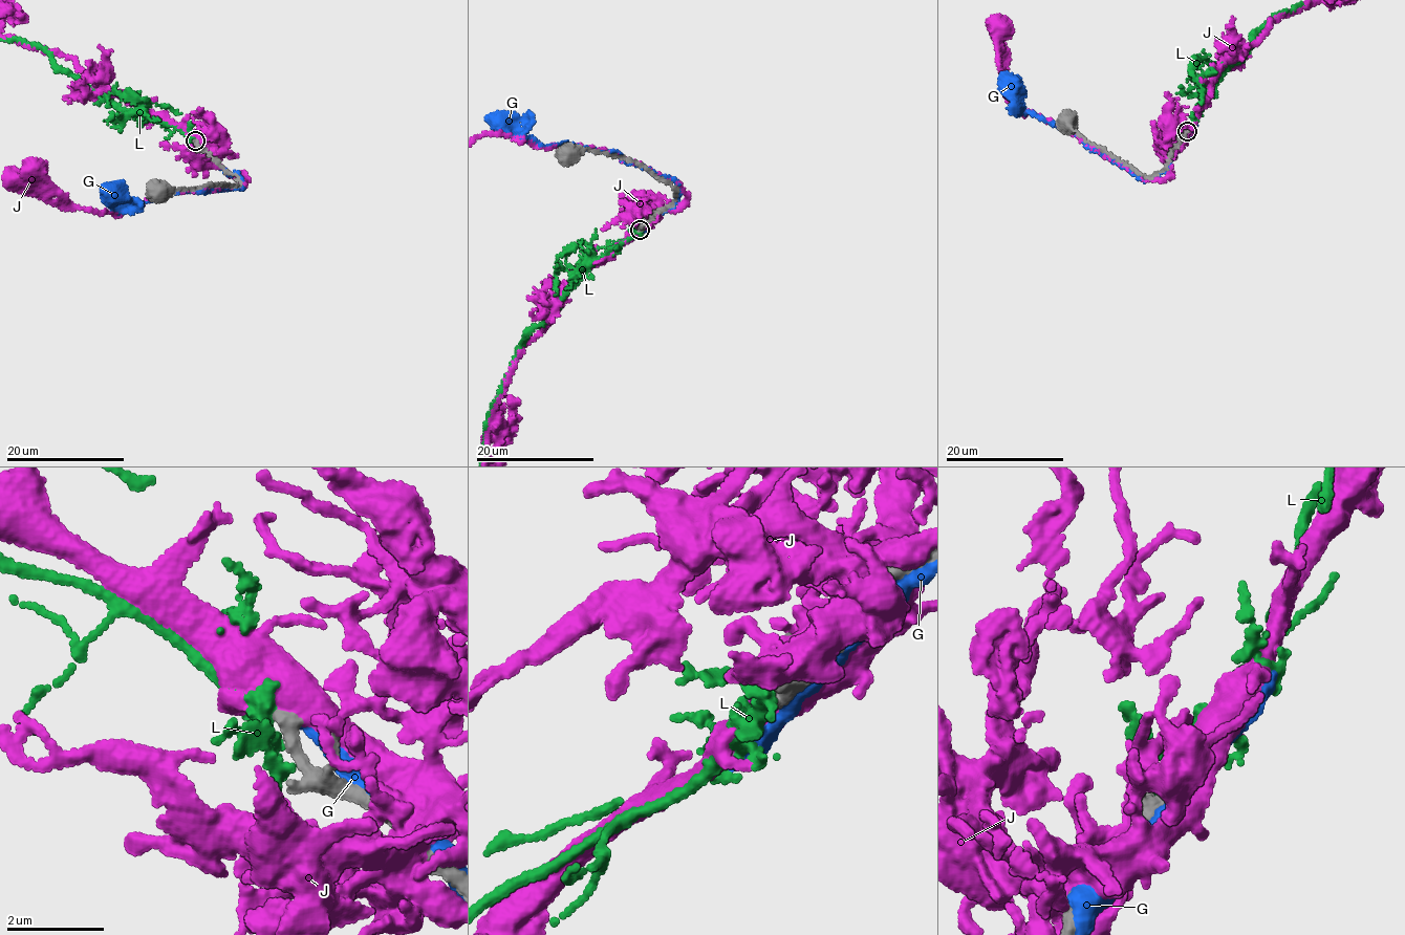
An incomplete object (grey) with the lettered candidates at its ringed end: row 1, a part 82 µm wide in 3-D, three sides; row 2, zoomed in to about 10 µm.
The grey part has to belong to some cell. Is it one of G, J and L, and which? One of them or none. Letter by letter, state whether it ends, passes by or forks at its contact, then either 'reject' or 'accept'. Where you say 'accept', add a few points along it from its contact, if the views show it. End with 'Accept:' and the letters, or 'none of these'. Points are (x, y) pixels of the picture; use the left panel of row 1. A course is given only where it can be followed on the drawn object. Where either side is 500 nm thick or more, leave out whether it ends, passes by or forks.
G: it passes by | reject
J: reject
L: it forks | accept
Accept: L

